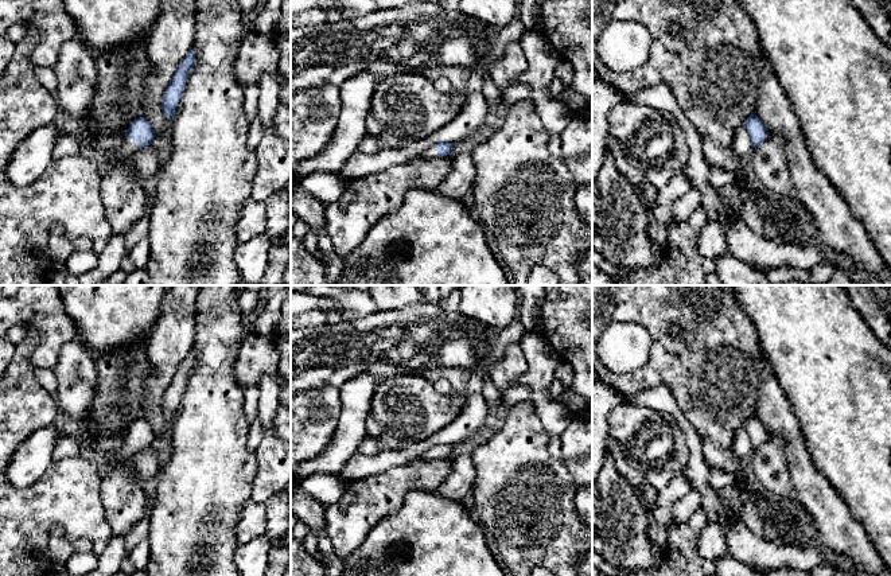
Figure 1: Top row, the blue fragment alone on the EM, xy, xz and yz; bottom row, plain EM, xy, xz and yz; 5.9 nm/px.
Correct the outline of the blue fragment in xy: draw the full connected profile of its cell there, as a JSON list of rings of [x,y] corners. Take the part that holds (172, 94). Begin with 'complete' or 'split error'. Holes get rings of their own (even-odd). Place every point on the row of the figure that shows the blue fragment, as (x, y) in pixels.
complete | [[[192,48],[178,66],[168,87],[164,92],[162,108],[163,108],[163,114],[166,117],[174,118],[180,98],[186,89],[188,73],[192,70],[194,65],[195,65],[195,51]]]

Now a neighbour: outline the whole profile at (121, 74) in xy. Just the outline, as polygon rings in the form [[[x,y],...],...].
[[[143,38],[116,50],[94,55],[97,82],[90,112],[83,122],[83,132],[96,135],[125,135],[129,125],[141,117],[143,100],[148,75],[152,71],[147,55],[148,39]]]

